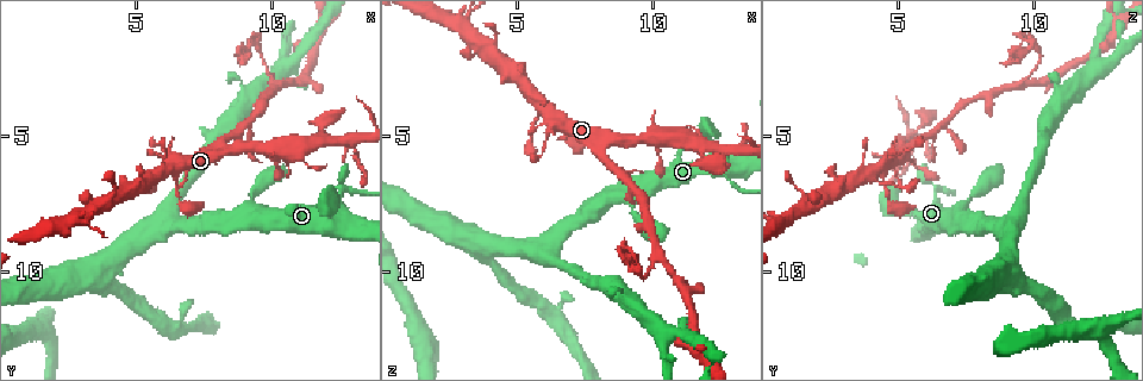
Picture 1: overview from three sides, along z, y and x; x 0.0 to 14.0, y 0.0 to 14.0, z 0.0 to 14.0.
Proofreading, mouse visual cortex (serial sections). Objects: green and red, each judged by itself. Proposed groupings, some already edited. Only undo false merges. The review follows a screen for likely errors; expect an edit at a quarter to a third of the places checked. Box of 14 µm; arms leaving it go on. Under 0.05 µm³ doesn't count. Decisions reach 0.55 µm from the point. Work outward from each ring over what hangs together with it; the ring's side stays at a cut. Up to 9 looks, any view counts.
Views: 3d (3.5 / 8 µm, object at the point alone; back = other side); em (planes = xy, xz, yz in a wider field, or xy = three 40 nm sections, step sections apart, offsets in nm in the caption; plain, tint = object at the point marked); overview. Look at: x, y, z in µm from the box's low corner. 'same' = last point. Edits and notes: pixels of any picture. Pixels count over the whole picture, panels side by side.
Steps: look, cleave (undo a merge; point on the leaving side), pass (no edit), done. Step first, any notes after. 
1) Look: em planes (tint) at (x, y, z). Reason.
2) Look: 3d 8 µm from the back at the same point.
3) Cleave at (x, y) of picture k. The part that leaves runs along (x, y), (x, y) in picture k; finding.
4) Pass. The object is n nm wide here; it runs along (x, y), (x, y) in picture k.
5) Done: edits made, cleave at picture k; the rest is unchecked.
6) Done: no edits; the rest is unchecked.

Look: 3d 8 µm from the back at (8.6, 8.4, 7.1). Thick turns thin.

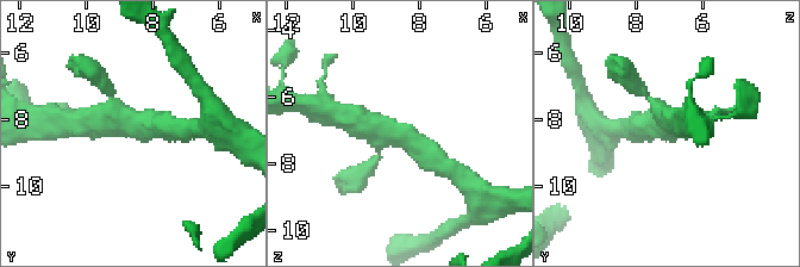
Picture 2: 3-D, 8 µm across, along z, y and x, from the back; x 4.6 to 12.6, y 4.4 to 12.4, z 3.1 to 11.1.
Look: 3d 3.5 µm from the back at (8.5, 8.4, 7.0).

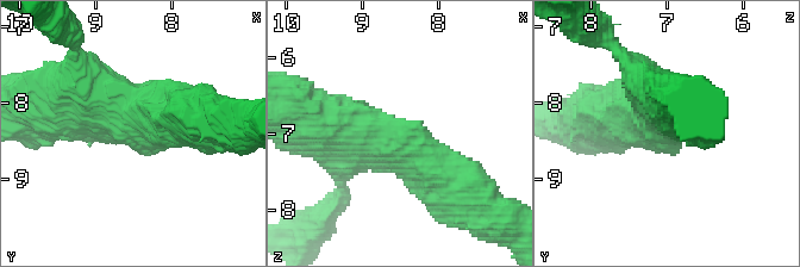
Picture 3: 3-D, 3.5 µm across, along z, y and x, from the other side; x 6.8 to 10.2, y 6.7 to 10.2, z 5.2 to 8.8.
Pass. It runs along (62, 110), (113, 110), (157, 149) in picture 3; one cell here.

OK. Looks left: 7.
Look: 3d 3.5 µm at (10.3, 5.5, 5.1). Calibre changes.

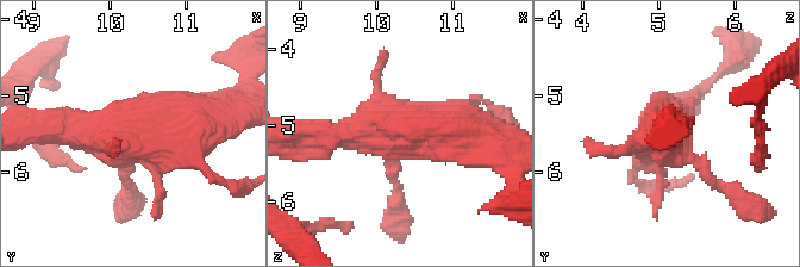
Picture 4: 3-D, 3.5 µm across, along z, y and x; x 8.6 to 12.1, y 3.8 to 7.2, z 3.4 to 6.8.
Look: em planes (tint) at (10.25, 5.50, 5.05). Now the EM.

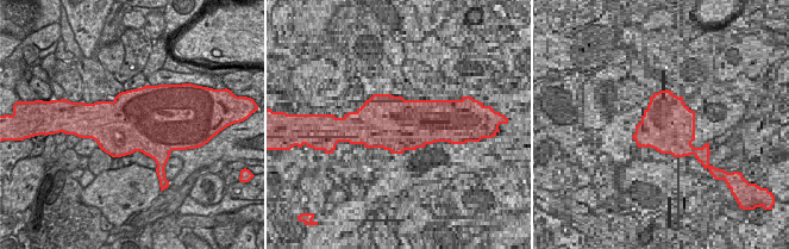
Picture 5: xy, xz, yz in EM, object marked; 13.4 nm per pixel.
Look: em xy step 5 (tint) at the same point.

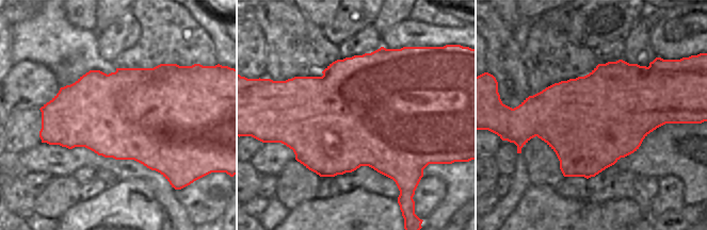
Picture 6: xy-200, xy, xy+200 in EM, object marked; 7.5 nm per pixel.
Pass. Continuous, no second cell.

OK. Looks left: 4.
Look: 3d 8 µm at (10.3, 3.1, 9.5). Three arms meet.

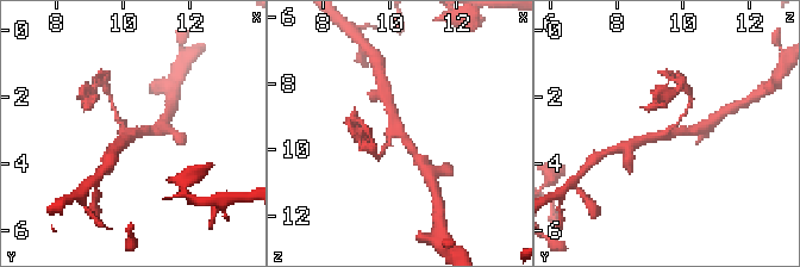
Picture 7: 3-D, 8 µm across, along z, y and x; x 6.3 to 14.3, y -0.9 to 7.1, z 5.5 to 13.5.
Look: 3d 3.5 µm at (10.3, 3.2, 9.6).

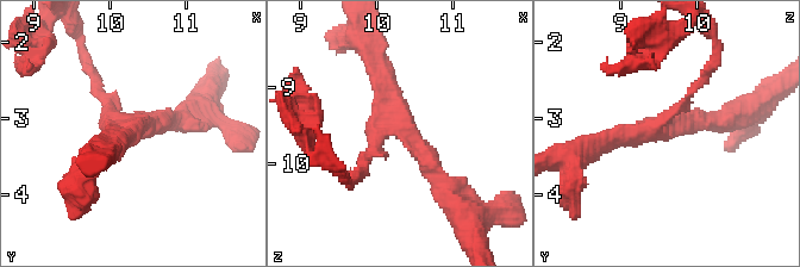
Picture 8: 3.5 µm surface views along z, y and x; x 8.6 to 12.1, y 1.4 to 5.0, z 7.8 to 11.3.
Cleave at (91, 70) of picture 8. The arms are 150, 250, 300 nm wide; the part that leaves runs along (107, 103), (97, 92), (77, 33) in picture 8; two cells meet here.

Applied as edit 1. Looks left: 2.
Done: edits made, cleave at picture 8; the rest is unchecked.

